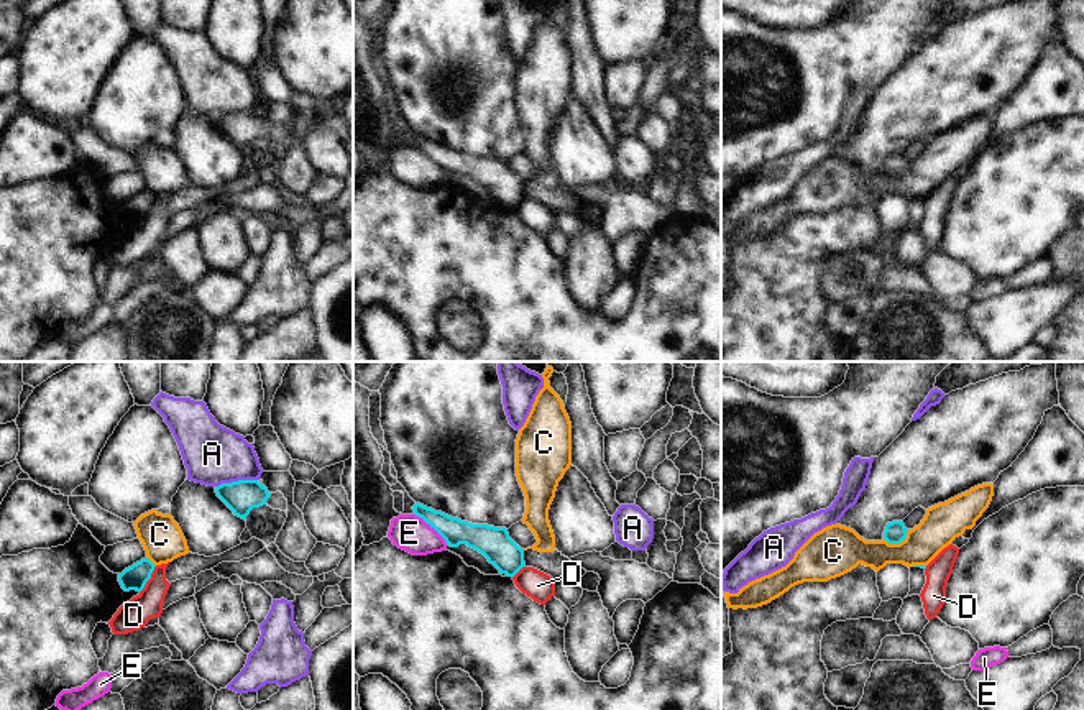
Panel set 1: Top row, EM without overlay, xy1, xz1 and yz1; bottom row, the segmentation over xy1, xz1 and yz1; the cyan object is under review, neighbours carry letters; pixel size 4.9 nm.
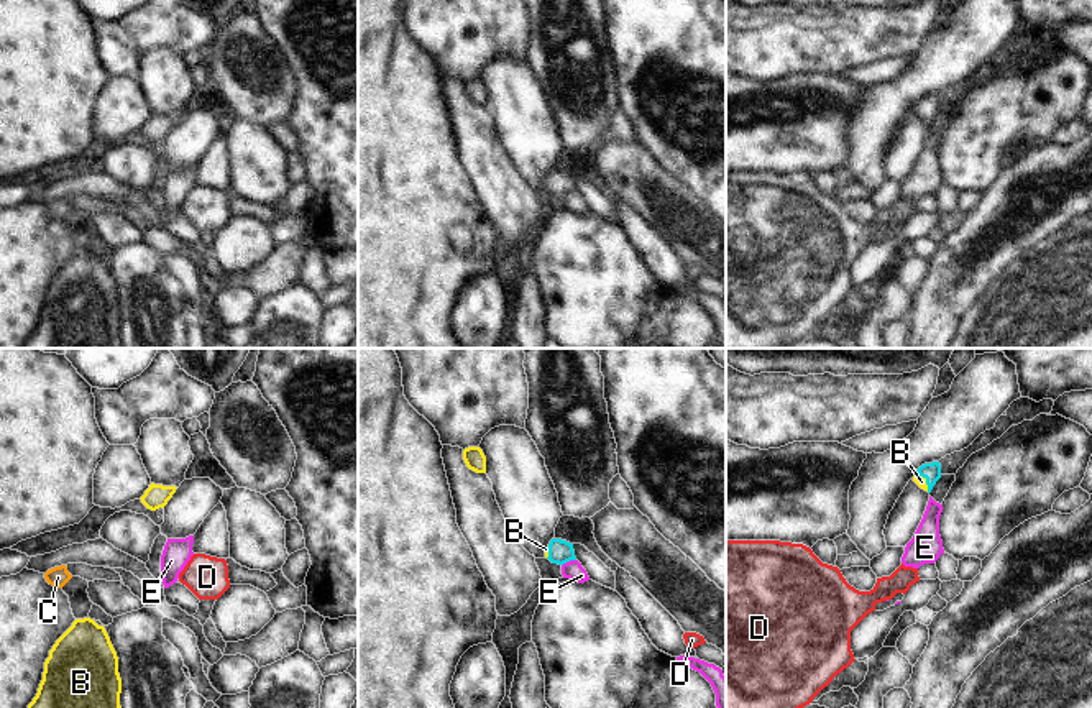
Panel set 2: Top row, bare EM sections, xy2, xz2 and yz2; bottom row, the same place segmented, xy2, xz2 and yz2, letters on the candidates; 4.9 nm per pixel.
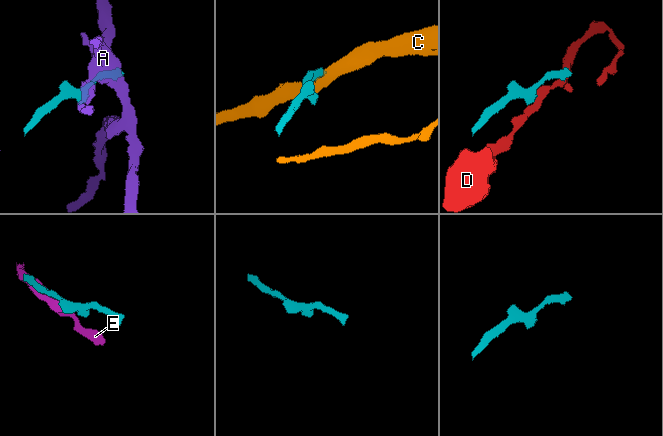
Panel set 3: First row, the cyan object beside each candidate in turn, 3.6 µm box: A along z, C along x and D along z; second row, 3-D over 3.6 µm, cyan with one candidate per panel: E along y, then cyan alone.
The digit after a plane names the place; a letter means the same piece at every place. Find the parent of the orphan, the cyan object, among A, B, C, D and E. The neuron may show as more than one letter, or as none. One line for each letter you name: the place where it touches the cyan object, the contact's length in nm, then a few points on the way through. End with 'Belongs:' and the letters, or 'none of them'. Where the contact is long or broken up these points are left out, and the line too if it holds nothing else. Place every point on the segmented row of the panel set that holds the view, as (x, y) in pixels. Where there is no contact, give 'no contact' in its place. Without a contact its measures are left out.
B: yz2 (926, 480) | 110 nm | across yz2 (931, 472), (926, 480), (922, 482)
Belongs: B

